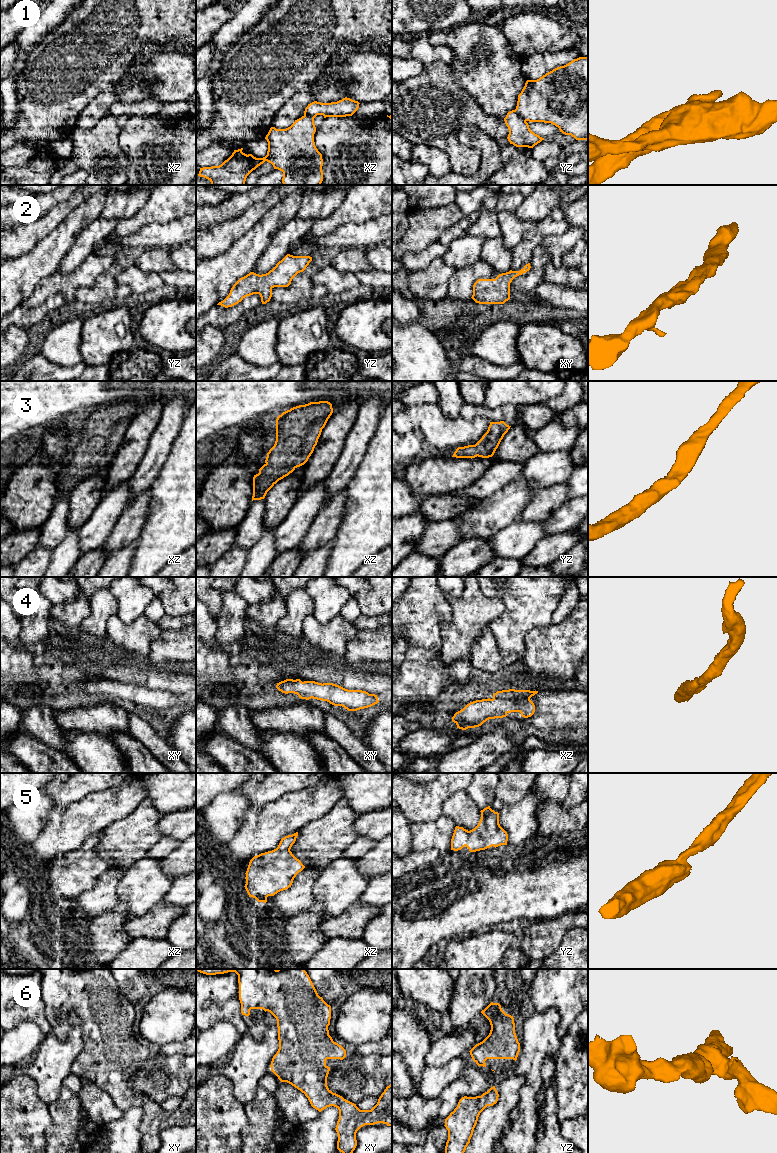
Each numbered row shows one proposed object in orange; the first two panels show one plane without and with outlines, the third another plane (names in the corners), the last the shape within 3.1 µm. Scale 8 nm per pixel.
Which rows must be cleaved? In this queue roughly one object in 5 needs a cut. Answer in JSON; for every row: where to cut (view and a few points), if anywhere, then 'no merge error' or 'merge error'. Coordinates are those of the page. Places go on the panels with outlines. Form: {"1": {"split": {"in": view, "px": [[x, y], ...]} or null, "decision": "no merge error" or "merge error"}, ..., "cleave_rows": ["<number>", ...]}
{"1": {"split": {"in": "yz", "px": [[514, 110], [526, 120]]}, "decision": "merge error"}, "2": {"split": null, "decision": "no merge error"}, "3": {"split": null, "decision": "no merge error"}, "4": {"split": null, "decision": "no merge error"}, "5": {"split": null, "decision": "no merge error"}, "6": {"split": null, "decision": "no merge error"}, "cleave_rows": ["1"]}

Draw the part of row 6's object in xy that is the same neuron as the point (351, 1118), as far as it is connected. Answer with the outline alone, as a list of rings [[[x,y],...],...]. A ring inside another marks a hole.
[[[196,969],[206,975],[235,972],[238,975],[239,1000],[242,1015],[249,1016],[251,1009],[263,1009],[270,1012],[277,1020],[279,1049],[271,1061],[271,1071],[281,1082],[287,1082],[300,1090],[308,1098],[311,1106],[321,1112],[327,1107],[334,1106],[339,1110],[339,1119],[336,1125],[338,1135],[337,1149],[342,1153],[353,1153],[357,1146],[356,1133],[365,1125],[378,1123],[392,1126],[392,1083],[386,1087],[371,1110],[360,1110],[356,1104],[333,1093],[327,1086],[327,1077],[330,1067],[326,1065],[327,1059],[340,1059],[346,1057],[346,1050],[334,1042],[329,1035],[328,1026],[331,1019],[331,1006],[320,997],[304,969]]]

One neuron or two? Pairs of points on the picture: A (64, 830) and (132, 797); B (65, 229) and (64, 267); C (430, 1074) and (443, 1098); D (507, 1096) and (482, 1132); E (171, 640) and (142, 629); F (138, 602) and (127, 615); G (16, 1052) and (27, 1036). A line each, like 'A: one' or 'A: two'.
A: one
B: two
C: two
D: one
E: two
F: one
G: one

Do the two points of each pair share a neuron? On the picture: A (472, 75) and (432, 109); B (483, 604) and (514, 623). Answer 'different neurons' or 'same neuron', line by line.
A: different neurons
B: different neurons

